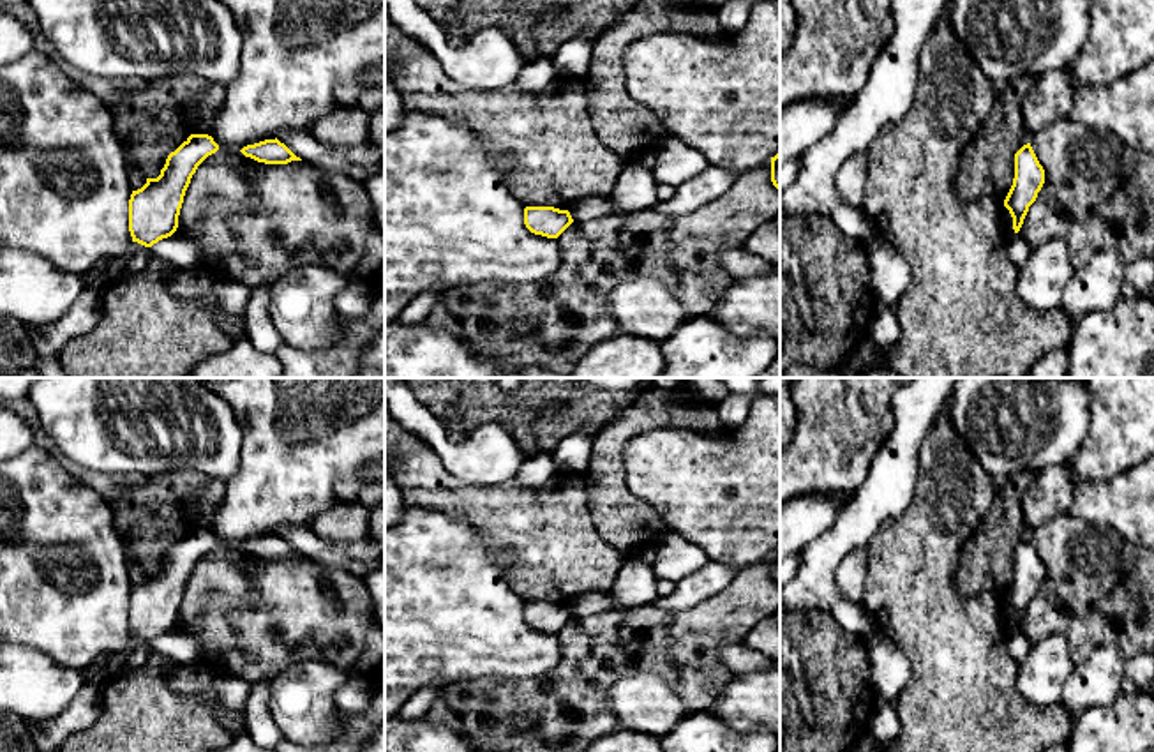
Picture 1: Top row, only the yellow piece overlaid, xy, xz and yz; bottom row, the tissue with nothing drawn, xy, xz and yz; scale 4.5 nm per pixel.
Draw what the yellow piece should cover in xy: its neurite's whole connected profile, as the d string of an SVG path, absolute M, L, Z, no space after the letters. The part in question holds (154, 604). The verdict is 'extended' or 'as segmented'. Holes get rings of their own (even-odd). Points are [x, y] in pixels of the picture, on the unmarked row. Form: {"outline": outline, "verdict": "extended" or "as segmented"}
{"outline": "M191 530L168 551L157 574L146 574L141 584L132 586L129 595L132 637L152 643L176 627L180 604L192 570L217 545L219 540L212 531Z", "verdict": "as segmented"}

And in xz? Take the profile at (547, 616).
{"outline": "M526 602L524 620L526 623L547 634L558 634L573 618L568 605L554 602Z", "verdict": "as segmented"}

